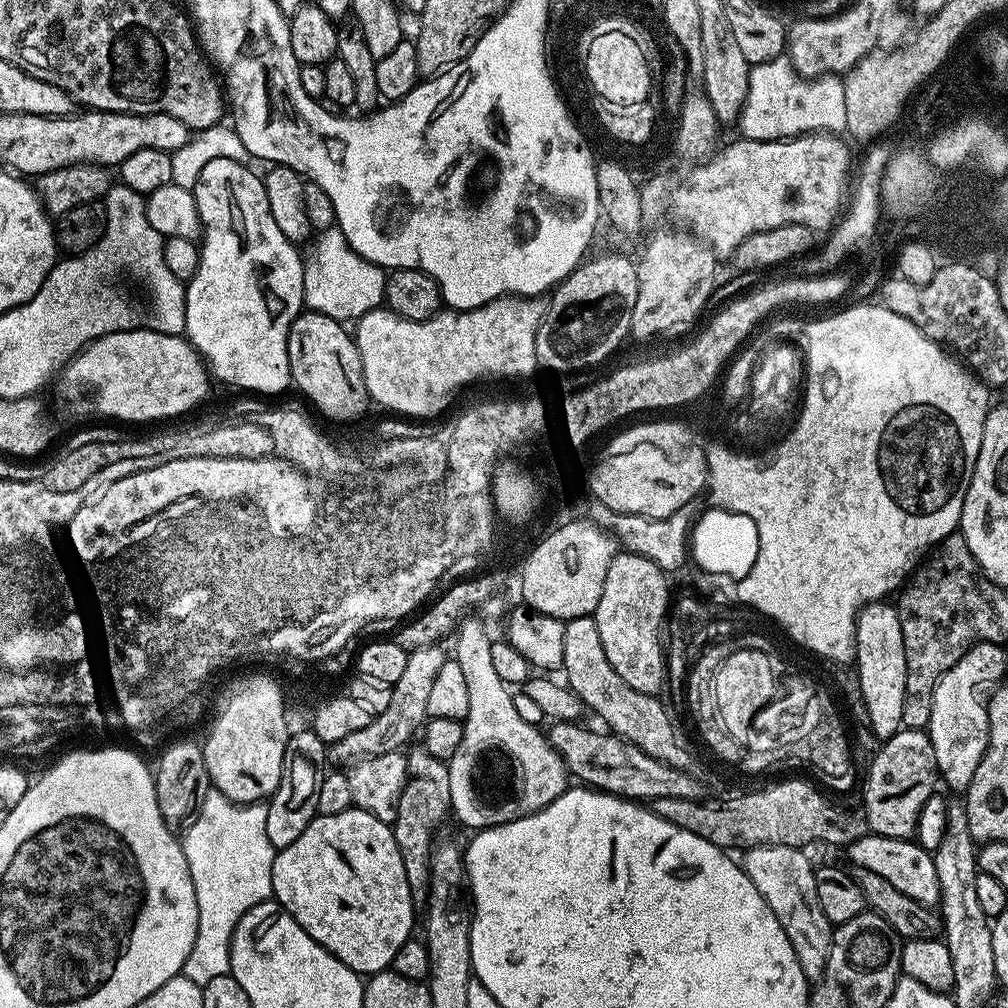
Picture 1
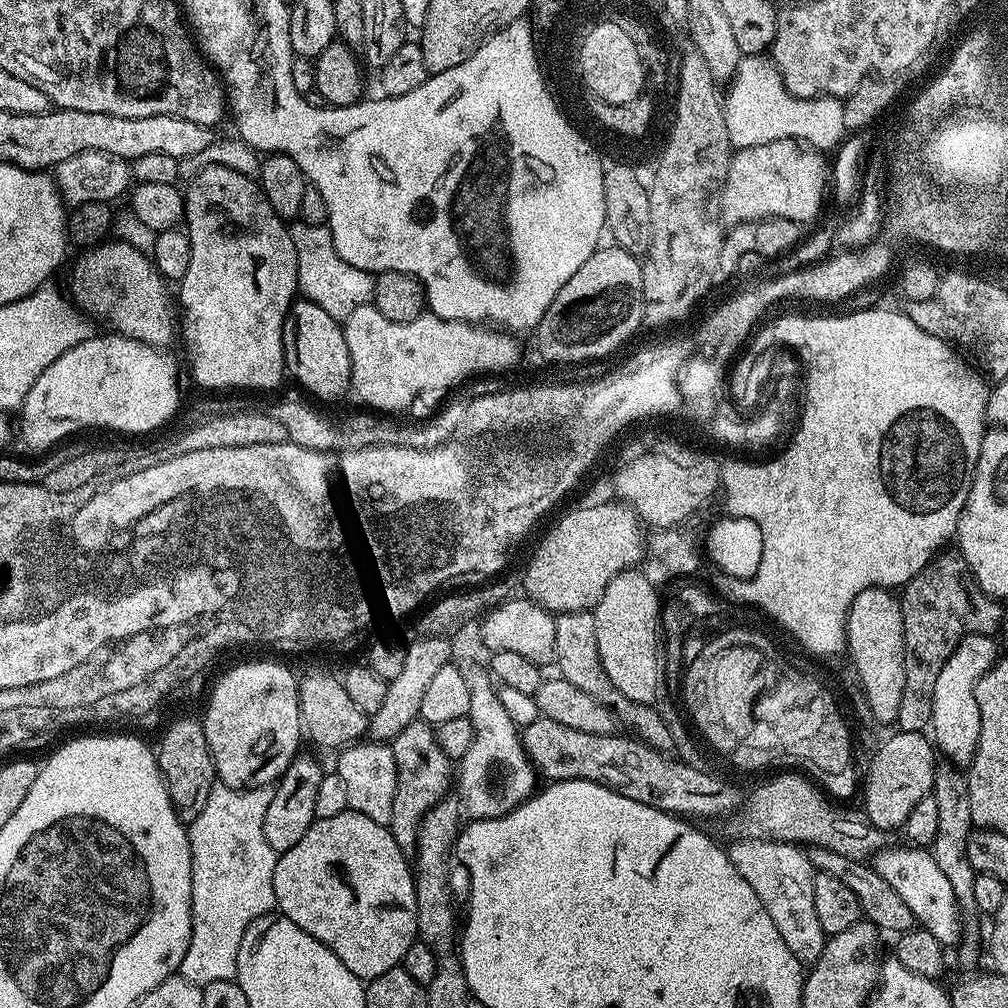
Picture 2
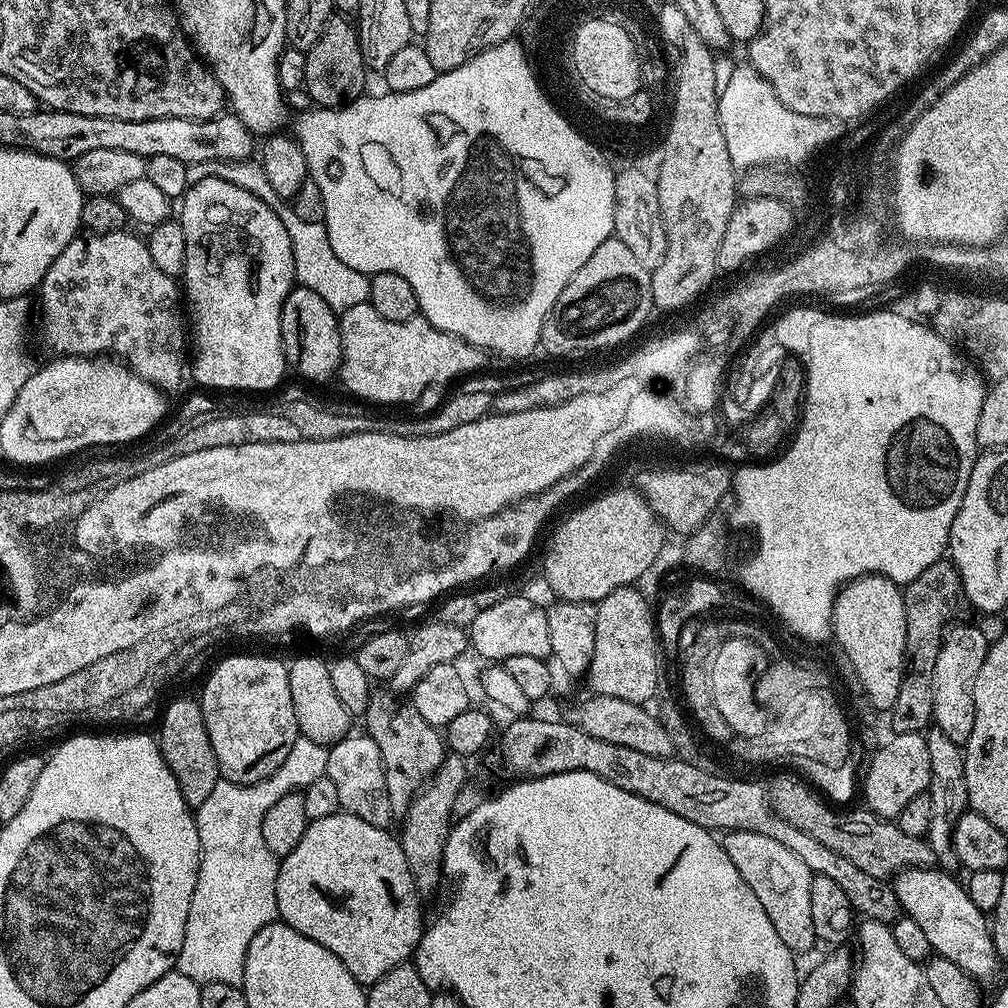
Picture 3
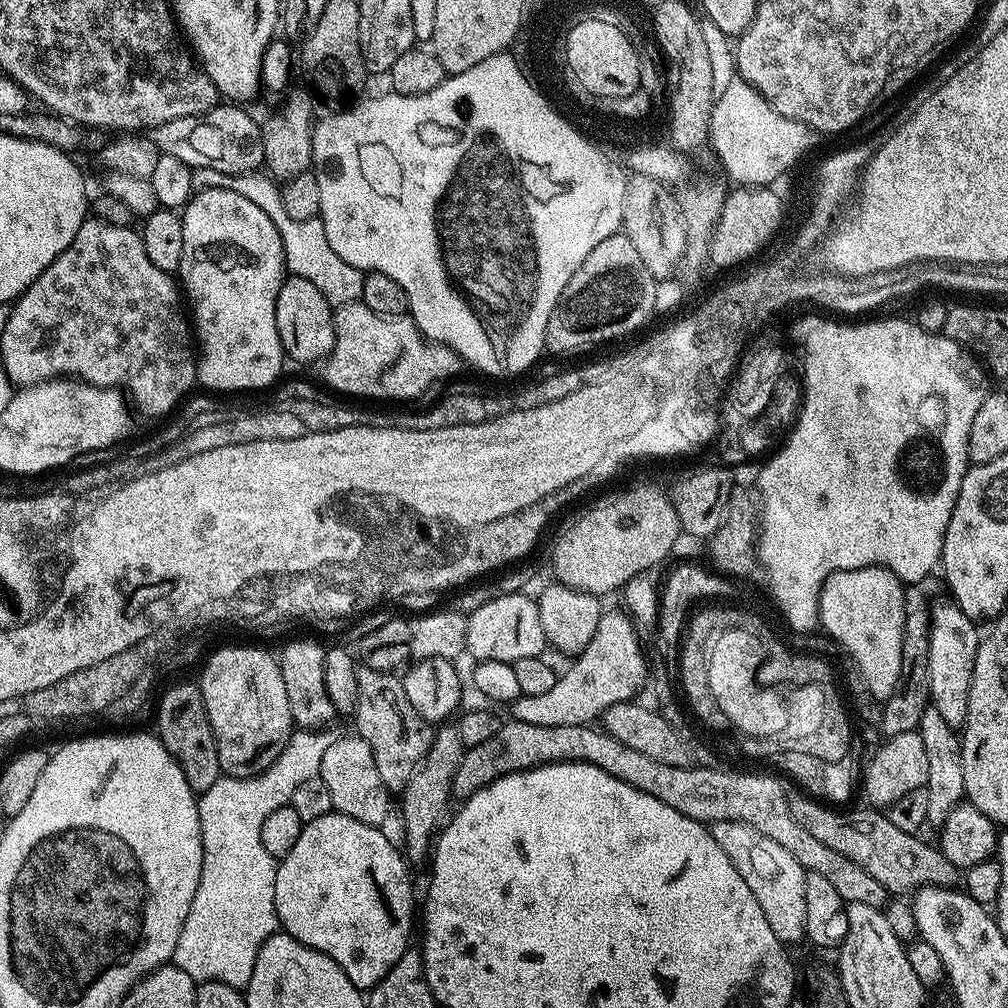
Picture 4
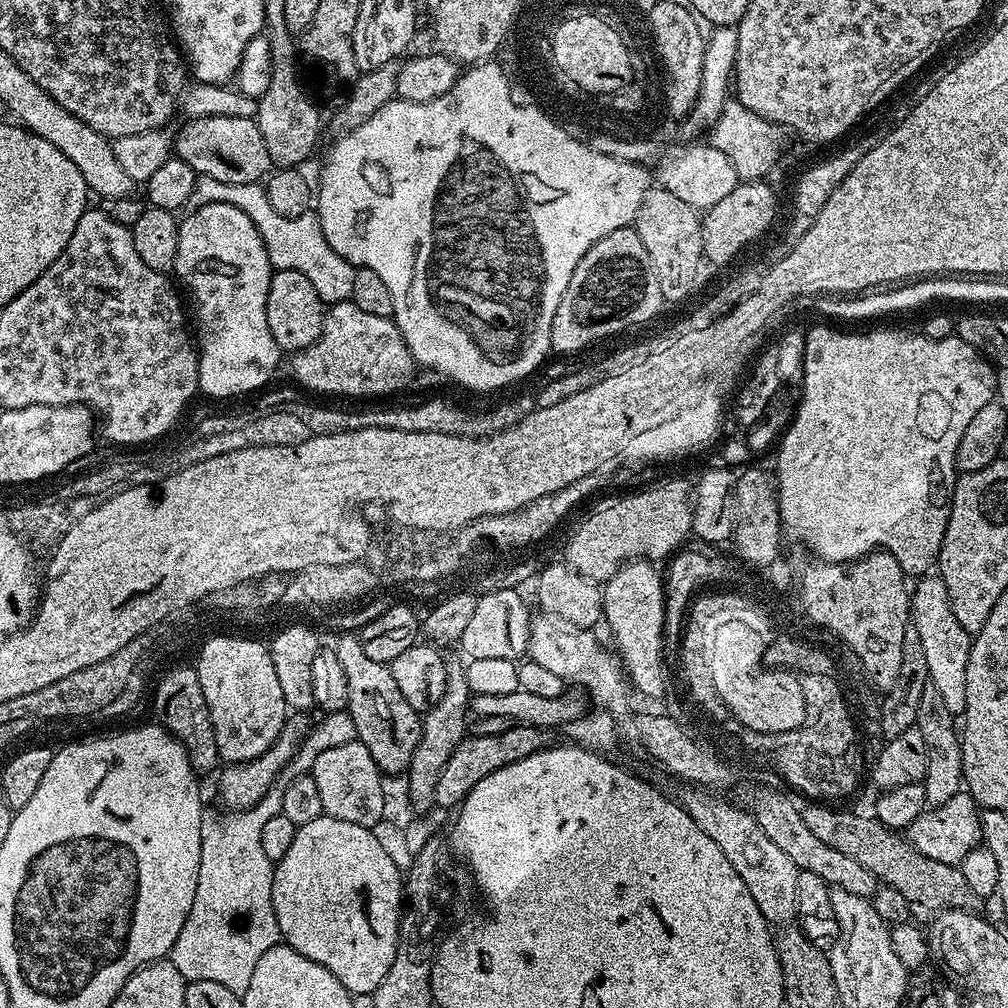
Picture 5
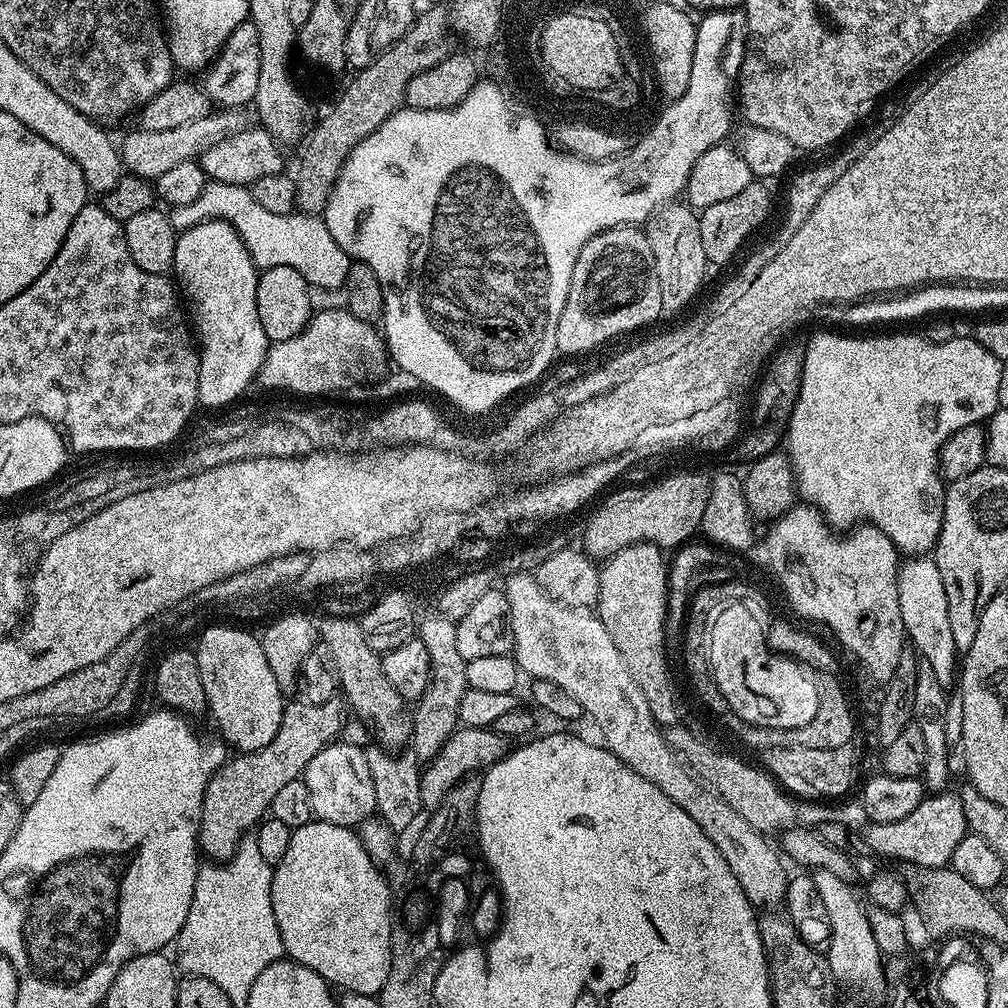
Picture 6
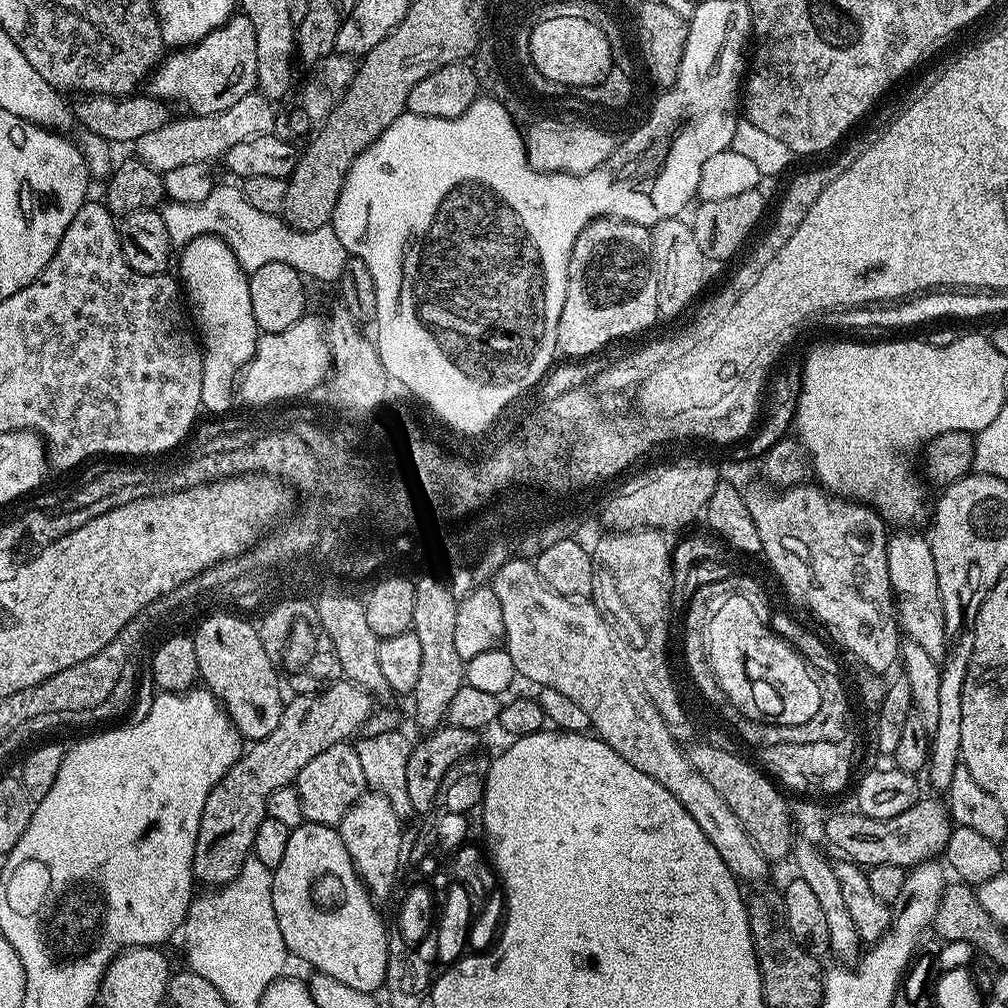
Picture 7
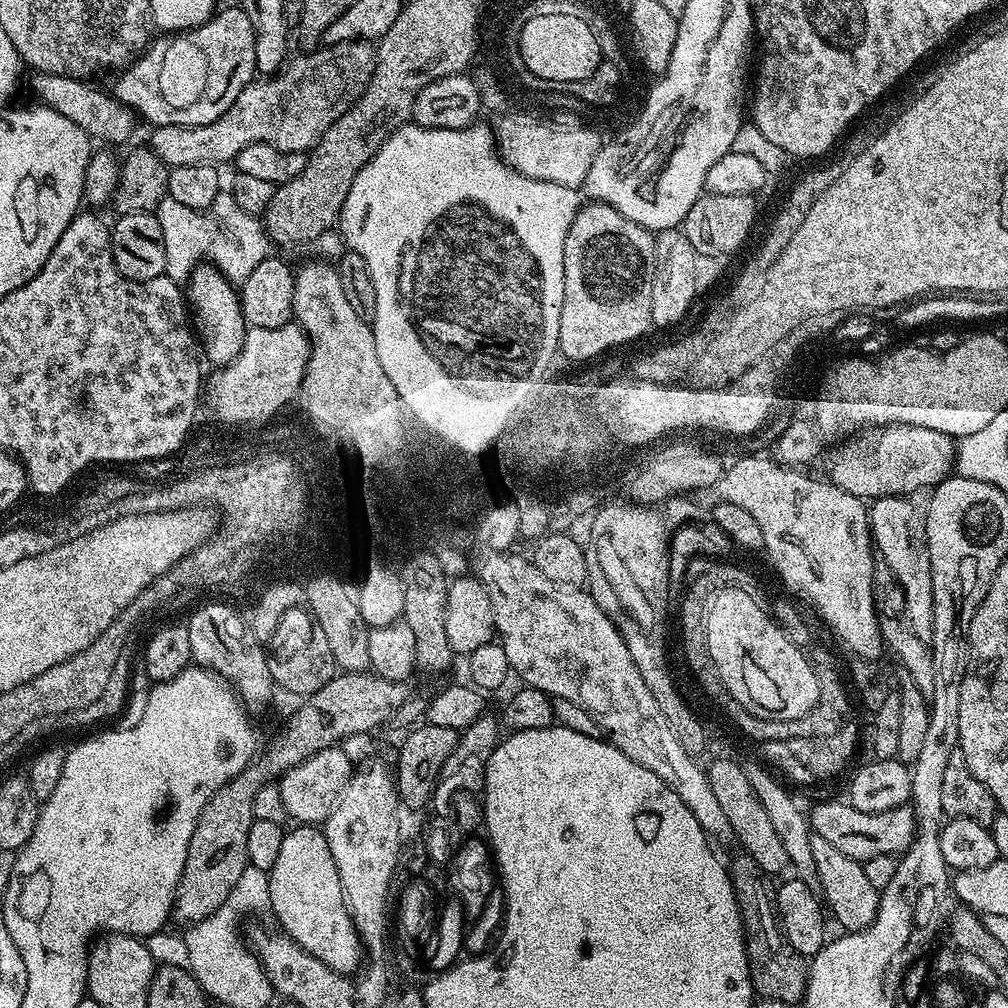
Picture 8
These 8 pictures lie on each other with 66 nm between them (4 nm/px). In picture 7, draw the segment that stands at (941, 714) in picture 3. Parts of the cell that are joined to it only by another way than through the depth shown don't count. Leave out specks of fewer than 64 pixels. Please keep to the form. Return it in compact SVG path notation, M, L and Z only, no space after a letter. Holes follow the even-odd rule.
M896 530L896 533L893 531L888 538L888 545L886 546L886 562L888 563L888 573L890 574L890 582L892 583L892 595L894 597L894 603L898 613L898 624L902 629L903 635L909 640L918 642L918 646L924 647L926 654L930 654L930 658L935 660L943 661L944 655L948 652L949 641L945 636L947 621L946 617L942 614L942 594L938 590L938 570L934 570L934 554L932 553L932 547L928 544L928 536L922 534L919 536L919 531L908 530L912 532L898 532L902 530Z

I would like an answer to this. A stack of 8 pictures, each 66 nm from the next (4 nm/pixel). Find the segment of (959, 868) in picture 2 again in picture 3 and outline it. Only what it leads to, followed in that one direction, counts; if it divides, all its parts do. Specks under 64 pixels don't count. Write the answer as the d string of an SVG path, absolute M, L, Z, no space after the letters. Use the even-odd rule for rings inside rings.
M938 727L927 729L926 751L930 753L930 830L926 837L928 845L934 850L939 867L952 870L957 867L954 850L954 826L962 814L969 811L966 794L966 766L964 765L964 749L954 743Z

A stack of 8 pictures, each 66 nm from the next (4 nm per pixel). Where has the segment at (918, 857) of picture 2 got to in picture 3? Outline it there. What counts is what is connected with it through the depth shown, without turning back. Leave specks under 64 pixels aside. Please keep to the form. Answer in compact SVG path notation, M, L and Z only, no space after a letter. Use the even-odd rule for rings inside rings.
M936 866L905 868L903 872L896 873L894 877L896 897L903 915L914 918L914 922L918 922L920 929L926 933L926 938L935 955L950 958L950 962L954 962L954 966L958 966L966 975L971 976L977 982L992 980L996 976L996 971L1002 967L1002 961L994 948L989 917L982 910L978 910L978 906L974 906L974 902L970 902L967 887L961 881L959 884L952 875L951 871L941 870Z

